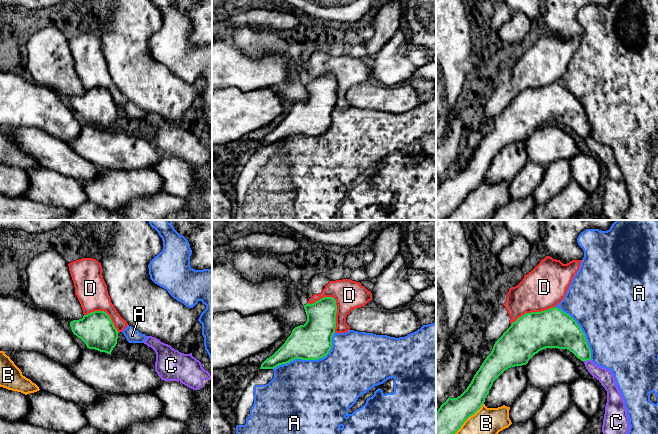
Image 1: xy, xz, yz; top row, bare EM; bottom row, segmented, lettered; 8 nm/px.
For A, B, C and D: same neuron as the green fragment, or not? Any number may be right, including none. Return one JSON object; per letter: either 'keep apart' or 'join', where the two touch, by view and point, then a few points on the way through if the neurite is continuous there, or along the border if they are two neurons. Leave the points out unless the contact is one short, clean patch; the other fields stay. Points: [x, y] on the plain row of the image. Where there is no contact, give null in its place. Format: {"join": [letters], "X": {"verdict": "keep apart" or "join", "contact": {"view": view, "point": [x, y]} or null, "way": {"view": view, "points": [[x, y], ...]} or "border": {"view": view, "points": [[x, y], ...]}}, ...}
{"join": [], "A": {"verdict": "keep apart", "contact": {"view": "xz", "point": [310, 135]}}, "B": {"verdict": "keep apart", "contact": {"view": "yz", "point": [463, 199]}}, "C": {"verdict": "keep apart", "contact": {"view": "yz", "point": [586, 136]}}, "D": {"verdict": "keep apart", "contact": {"view": "xz", "point": [335, 78]}}}

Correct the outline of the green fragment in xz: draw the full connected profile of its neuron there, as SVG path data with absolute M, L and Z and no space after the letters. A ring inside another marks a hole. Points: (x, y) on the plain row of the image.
M324 73L304 81L307 97L295 103L285 119L262 140L260 145L274 145L295 135L318 136L332 123L336 104L337 81L333 73Z

